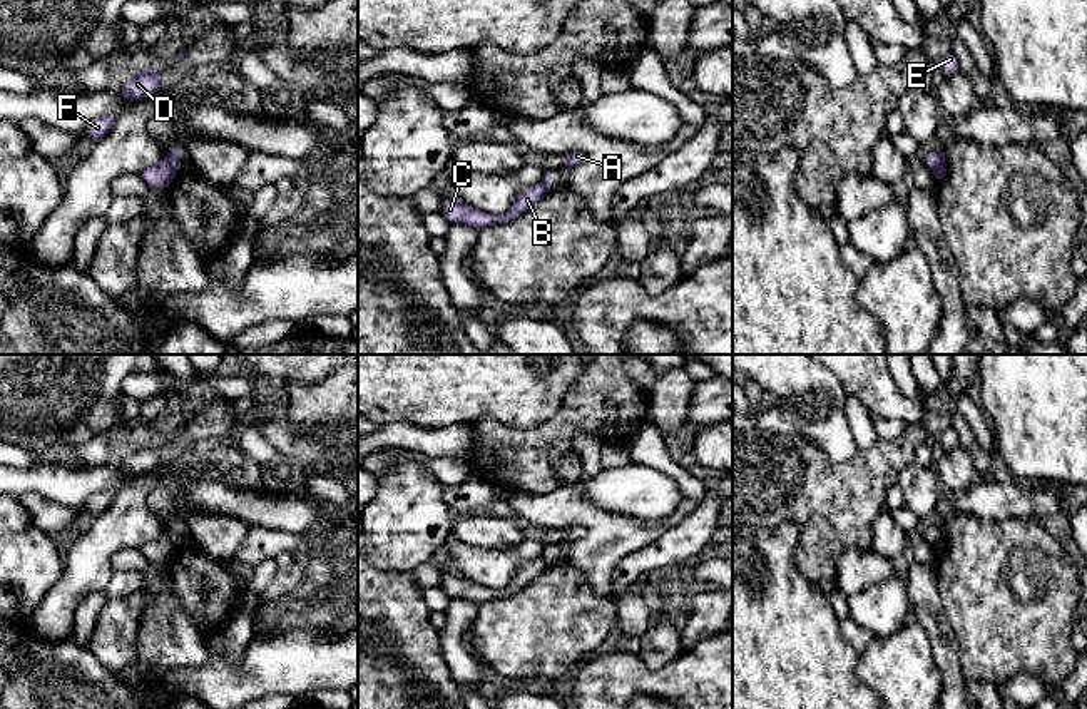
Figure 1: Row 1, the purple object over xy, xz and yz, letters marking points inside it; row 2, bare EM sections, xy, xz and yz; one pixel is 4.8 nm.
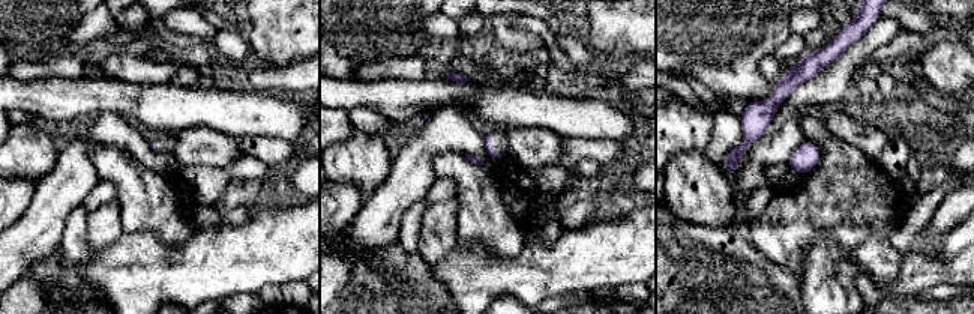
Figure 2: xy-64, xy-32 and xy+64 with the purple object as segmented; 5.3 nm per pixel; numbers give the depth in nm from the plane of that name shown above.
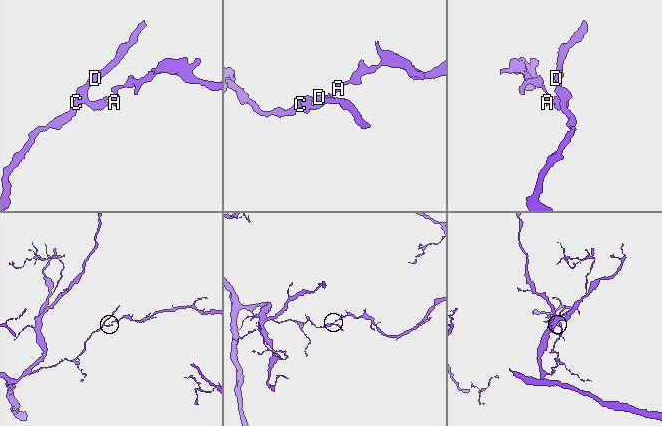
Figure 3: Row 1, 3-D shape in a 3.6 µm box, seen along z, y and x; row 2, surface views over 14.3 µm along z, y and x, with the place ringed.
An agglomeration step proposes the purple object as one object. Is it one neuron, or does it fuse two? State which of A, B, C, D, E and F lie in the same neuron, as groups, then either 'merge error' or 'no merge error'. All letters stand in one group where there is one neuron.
groups A / B C D E F; merge error

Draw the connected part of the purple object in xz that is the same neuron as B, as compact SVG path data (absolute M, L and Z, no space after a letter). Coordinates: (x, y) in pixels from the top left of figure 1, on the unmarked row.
M542 557L525 562L517 569L512 582L503 589L483 587L463 575L458 575L457 572L445 572L440 587L448 594L450 599L465 599L480 605L493 599L513 595L528 585L535 577L538 577L547 567L549 564Z

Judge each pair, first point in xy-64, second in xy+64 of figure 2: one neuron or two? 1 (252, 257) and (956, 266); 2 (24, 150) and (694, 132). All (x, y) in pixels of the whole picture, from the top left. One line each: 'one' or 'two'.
1: one
2: two

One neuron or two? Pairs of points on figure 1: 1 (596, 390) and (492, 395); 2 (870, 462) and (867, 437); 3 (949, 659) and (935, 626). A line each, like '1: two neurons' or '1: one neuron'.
1: two neurons
2: two neurons
3: one neuron

